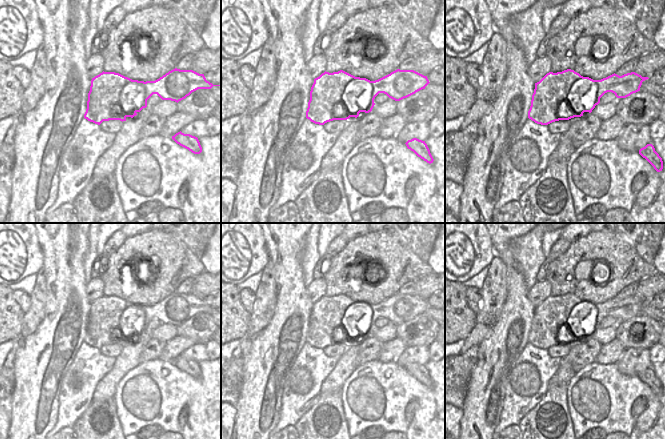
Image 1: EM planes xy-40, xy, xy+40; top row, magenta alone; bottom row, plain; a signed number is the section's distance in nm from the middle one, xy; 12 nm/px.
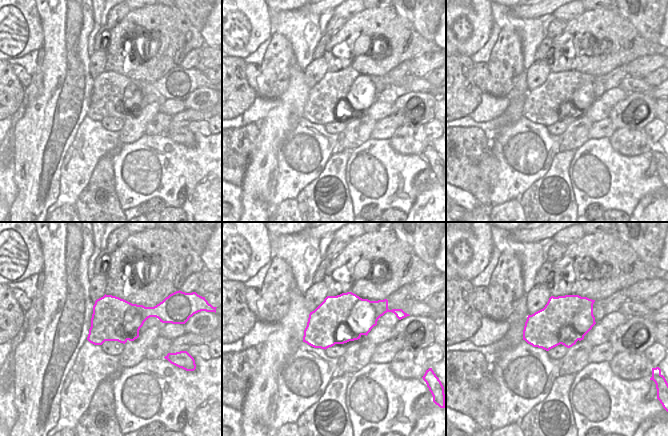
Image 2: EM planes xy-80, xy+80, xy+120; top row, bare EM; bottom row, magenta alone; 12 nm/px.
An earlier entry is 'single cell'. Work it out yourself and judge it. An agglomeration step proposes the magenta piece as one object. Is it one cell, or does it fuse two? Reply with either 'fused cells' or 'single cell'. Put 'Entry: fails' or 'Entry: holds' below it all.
single cell
Entry: holds

